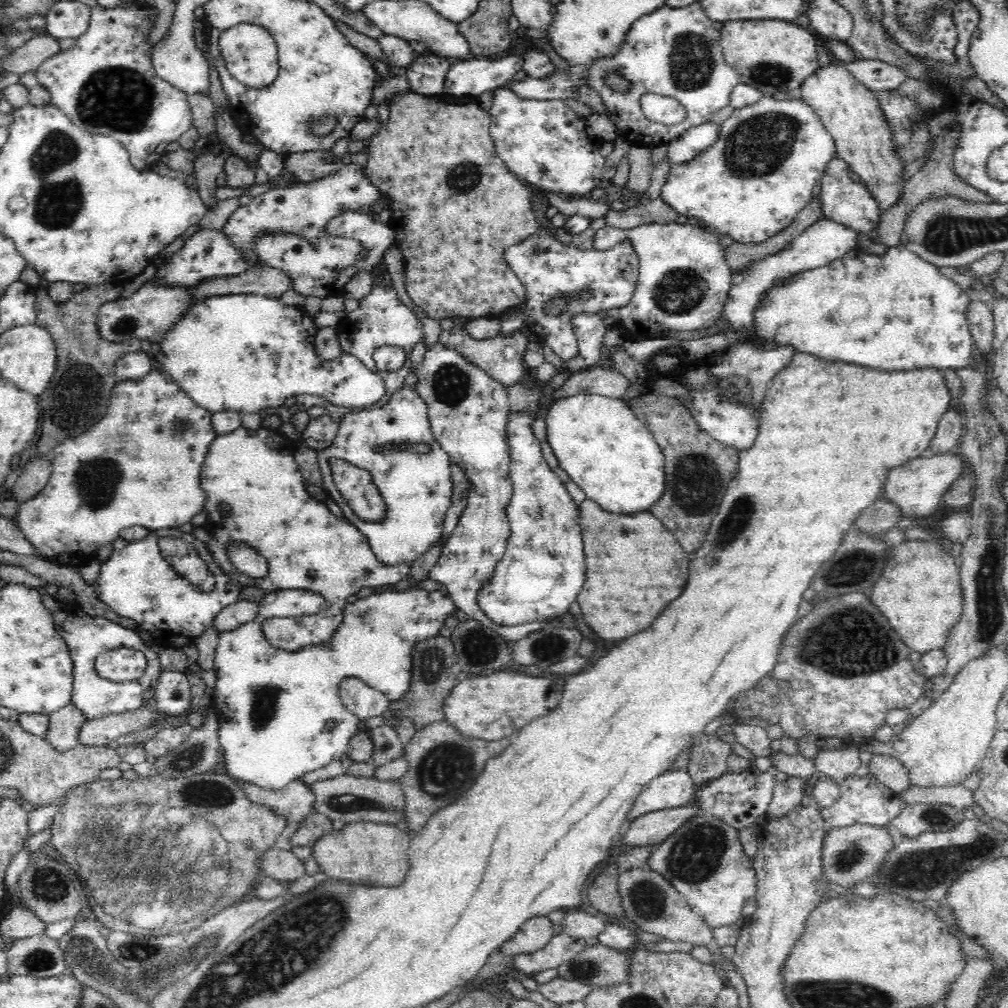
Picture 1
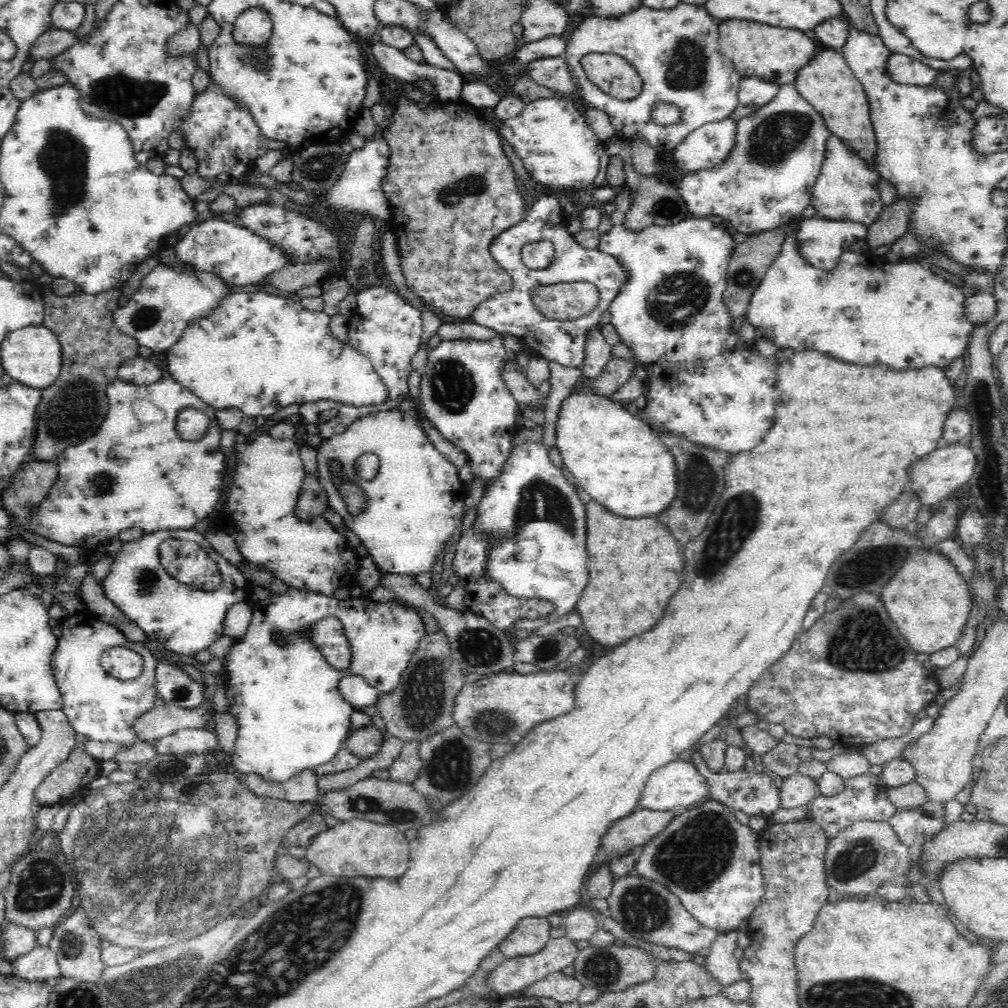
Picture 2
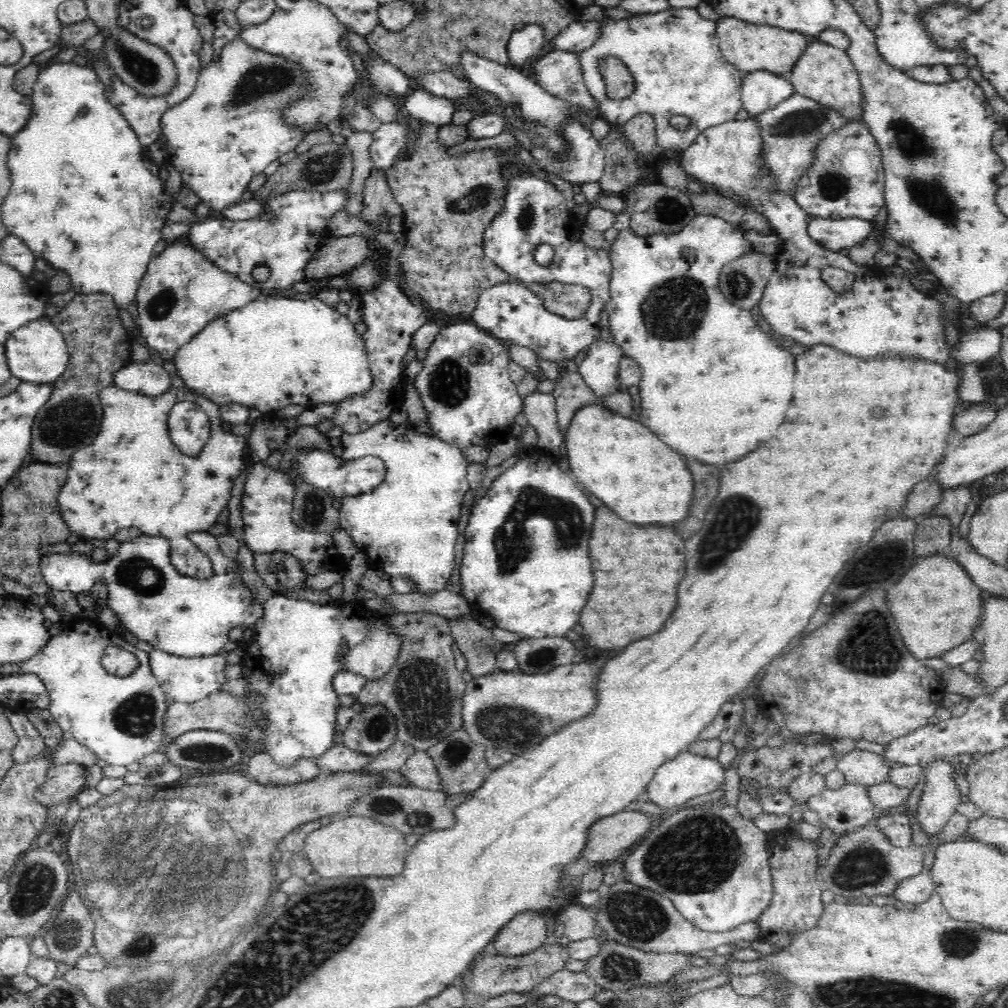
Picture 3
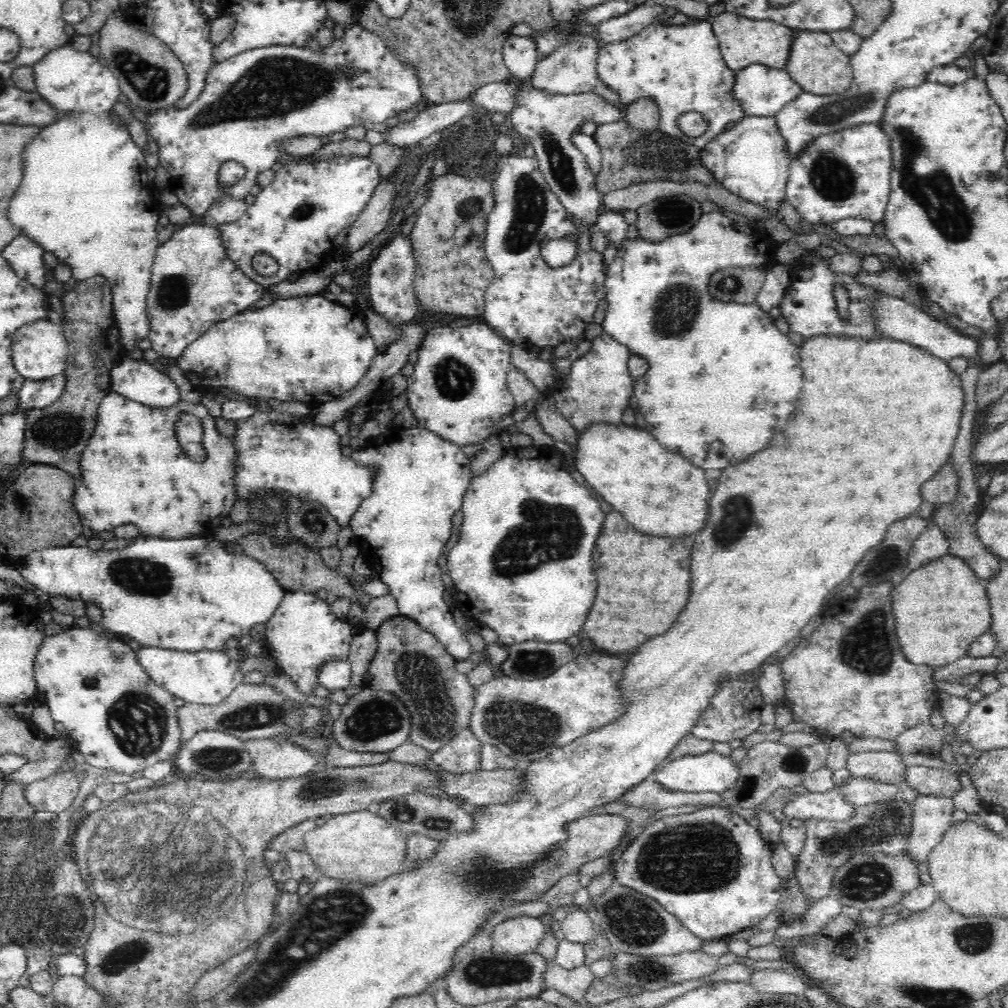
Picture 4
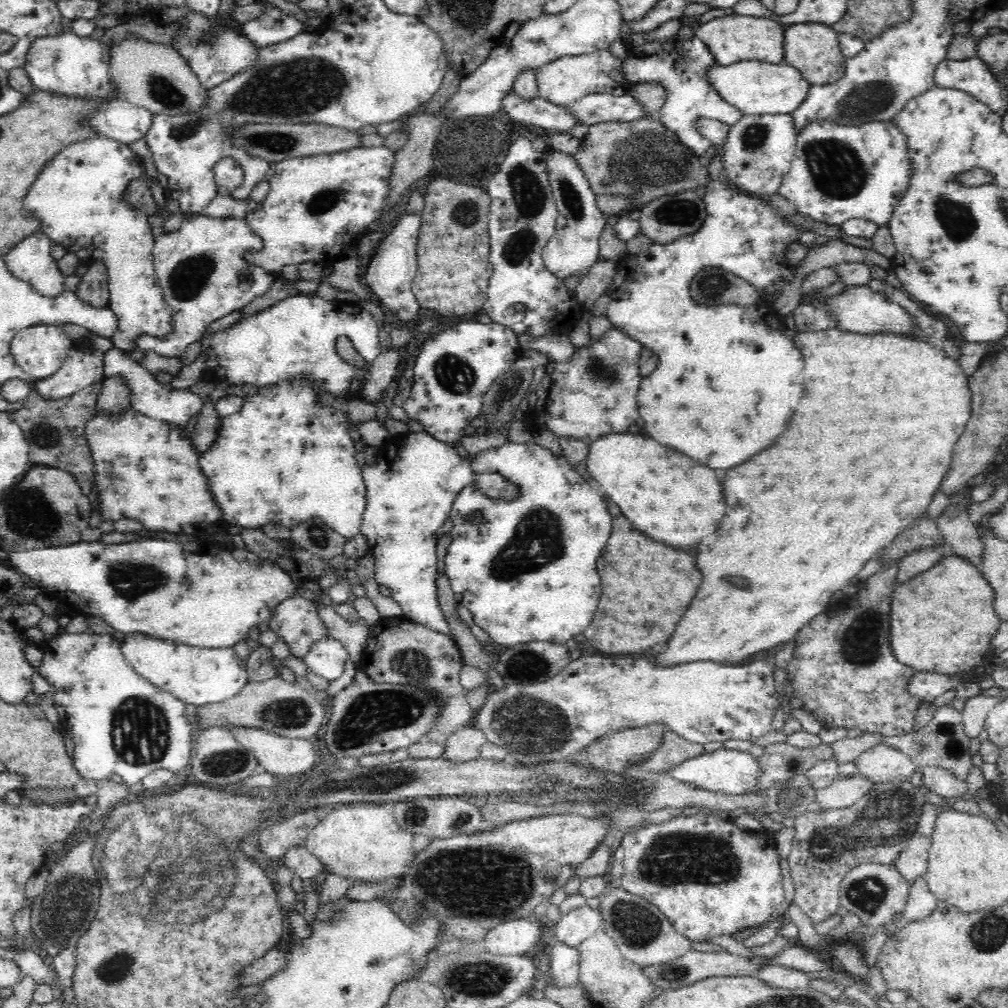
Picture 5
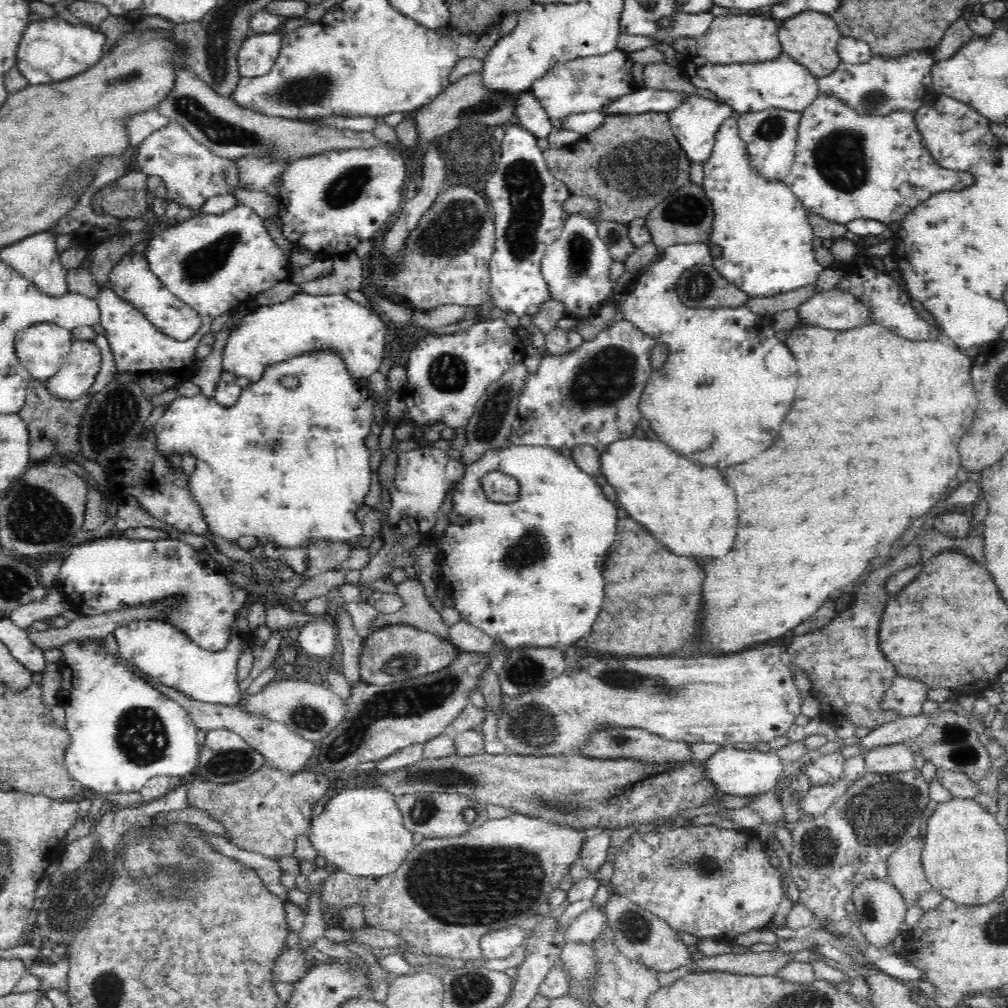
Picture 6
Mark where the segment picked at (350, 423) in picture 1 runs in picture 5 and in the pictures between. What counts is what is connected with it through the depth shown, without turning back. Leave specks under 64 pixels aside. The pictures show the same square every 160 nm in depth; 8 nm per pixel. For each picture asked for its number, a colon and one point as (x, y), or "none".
2: (413, 505)
3: (407, 526)
4: (420, 479)
5: (410, 490)

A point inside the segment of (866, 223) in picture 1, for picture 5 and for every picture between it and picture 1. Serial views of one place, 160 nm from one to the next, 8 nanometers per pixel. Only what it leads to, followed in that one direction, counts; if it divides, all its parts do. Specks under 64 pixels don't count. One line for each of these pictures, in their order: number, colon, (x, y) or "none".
2: (845, 189)
3: (847, 179)
4: (840, 175)
5: (839, 172)

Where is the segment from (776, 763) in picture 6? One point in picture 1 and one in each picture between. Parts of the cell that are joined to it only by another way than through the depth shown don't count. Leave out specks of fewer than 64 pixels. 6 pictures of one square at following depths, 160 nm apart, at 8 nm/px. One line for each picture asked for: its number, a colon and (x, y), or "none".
1: (675, 788)
2: (677, 786)
3: (687, 776)
4: (711, 772)
5: (726, 771)

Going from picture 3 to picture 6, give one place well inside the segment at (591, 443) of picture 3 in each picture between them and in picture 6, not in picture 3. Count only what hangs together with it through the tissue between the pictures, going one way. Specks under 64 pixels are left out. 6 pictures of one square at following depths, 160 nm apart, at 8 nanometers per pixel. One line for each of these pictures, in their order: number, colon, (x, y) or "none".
4: (659, 492)
5: (669, 497)
6: (689, 507)

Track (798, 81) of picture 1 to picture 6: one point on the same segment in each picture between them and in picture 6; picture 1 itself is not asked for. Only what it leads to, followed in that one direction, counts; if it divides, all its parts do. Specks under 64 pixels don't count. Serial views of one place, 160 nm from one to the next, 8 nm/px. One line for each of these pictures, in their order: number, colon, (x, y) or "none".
2: (773, 53)
3: (749, 47)
4: (743, 41)
5: (733, 38)
6: (731, 39)

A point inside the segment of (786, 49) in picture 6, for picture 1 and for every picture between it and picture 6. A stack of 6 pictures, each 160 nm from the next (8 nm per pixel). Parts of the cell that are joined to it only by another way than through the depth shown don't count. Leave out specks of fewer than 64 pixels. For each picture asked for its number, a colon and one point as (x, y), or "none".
1: (851, 113)
2: (825, 81)
3: (824, 73)
4: (815, 63)
5: (813, 48)

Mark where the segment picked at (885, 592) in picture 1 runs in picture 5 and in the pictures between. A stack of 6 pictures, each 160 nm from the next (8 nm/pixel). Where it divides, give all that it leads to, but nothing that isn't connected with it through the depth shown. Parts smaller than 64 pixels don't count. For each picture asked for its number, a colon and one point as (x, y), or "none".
2: (928, 600)
3: (937, 605)
4: (940, 609)
5: (954, 638)

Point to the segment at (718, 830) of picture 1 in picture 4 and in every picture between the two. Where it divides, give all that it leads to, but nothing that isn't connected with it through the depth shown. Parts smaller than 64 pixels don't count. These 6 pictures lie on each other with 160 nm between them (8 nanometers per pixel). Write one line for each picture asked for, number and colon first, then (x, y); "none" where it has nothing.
2: (710, 861)
3: (713, 864)
4: (712, 870)

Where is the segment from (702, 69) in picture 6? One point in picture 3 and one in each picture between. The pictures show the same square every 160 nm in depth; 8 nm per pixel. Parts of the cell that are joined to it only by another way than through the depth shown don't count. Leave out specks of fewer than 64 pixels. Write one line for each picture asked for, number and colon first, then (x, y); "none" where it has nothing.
3: (761, 90)
4: (763, 91)
5: (754, 87)

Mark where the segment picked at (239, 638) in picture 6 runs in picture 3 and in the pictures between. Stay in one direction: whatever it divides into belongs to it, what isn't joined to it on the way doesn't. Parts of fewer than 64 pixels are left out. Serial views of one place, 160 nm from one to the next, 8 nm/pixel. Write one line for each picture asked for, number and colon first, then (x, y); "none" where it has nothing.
3: (191, 679)
4: (205, 677)
5: (197, 676)

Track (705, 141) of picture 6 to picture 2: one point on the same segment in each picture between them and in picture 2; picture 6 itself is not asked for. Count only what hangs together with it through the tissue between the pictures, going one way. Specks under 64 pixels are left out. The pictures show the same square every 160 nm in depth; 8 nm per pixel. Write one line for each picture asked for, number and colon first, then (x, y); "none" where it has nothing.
2: (676, 52)
3: (675, 57)
4: (681, 67)
5: (681, 66)

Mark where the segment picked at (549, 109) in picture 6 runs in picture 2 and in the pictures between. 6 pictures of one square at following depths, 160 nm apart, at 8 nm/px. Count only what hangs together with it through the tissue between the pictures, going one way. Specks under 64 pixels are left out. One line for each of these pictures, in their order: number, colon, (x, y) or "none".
2: (614, 75)
3: (559, 72)
4: (571, 69)
5: (563, 81)

